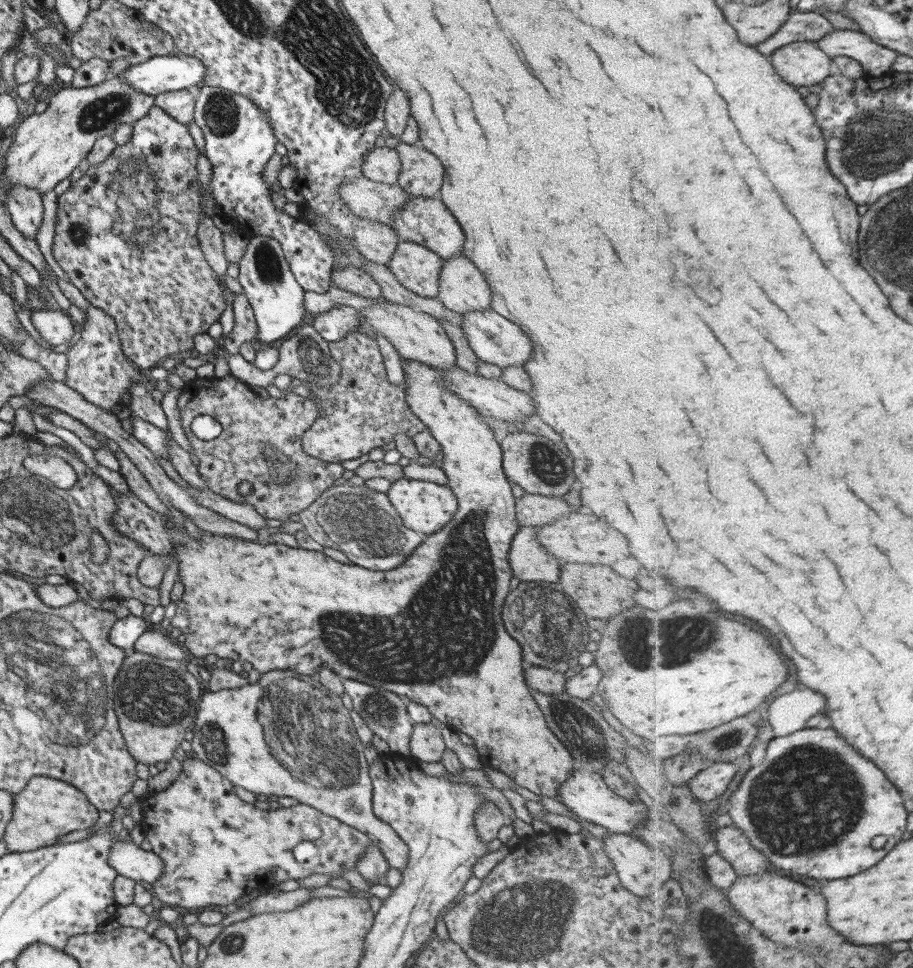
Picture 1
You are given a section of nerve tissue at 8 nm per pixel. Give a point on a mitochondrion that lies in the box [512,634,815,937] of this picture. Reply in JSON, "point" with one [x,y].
{"point":[728,741]}

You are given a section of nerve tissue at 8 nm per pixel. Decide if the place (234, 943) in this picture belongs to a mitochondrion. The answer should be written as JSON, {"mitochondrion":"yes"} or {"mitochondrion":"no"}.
{"mitochondrion":"yes"}

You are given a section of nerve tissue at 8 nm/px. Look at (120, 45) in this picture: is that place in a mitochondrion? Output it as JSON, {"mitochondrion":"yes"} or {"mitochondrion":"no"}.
{"mitochondrion":"no"}

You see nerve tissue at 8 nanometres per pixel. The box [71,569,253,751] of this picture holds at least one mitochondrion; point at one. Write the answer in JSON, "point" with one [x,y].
{"point":[154,696]}

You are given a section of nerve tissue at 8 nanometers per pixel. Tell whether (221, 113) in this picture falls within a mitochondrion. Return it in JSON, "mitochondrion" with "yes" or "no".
{"mitochondrion":"yes"}

